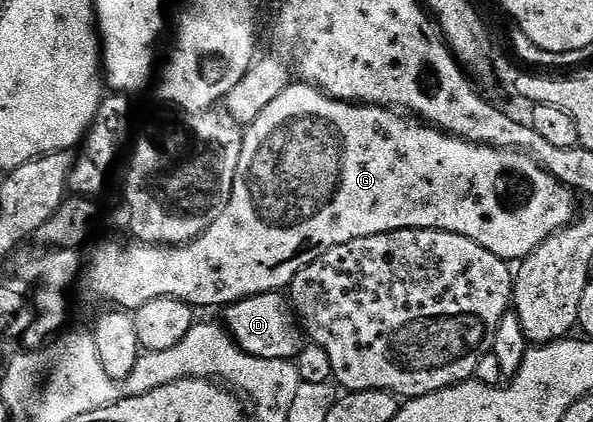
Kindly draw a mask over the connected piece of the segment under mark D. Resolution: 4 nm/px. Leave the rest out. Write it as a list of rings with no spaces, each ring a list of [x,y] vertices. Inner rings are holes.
[[[274,292],[271,294],[256,294],[251,298],[245,298],[242,302],[234,302],[232,306],[224,311],[224,325],[227,327],[233,339],[243,352],[247,352],[256,358],[263,360],[287,362],[296,359],[297,353],[303,345],[303,331],[300,322],[297,321],[296,313],[291,305],[290,299],[284,293]]]

